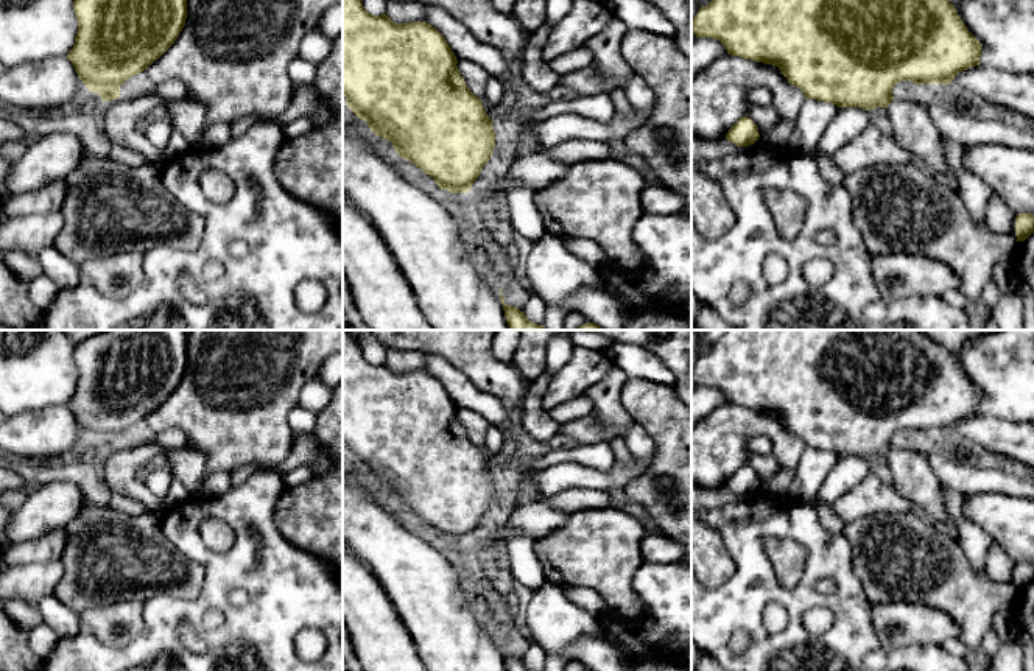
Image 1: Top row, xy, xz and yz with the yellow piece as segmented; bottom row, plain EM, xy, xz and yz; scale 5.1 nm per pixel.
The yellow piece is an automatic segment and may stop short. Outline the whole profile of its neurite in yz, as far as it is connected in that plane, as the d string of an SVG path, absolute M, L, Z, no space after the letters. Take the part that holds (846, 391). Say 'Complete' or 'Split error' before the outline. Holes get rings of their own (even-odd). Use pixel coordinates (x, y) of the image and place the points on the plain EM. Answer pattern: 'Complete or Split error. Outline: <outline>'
Split error. Outline: M724 330L712 350L699 357L691 380L696 386L719 389L727 403L776 414L805 447L838 456L885 456L894 489L913 506L920 506L928 520L959 542L942 486L928 462L922 458L905 458L903 448L892 445L892 437L900 430L950 433L959 420L979 414L979 389L967 378L955 353L922 330Z

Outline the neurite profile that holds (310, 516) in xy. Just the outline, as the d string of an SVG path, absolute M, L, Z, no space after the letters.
M343 383L318 413L313 434L335 461L325 475L285 487L277 497L274 522L288 542L327 559L343 581Z

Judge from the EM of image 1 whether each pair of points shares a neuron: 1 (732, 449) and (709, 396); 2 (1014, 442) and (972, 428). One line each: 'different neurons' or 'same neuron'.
1: different neurons
2: same neuron

